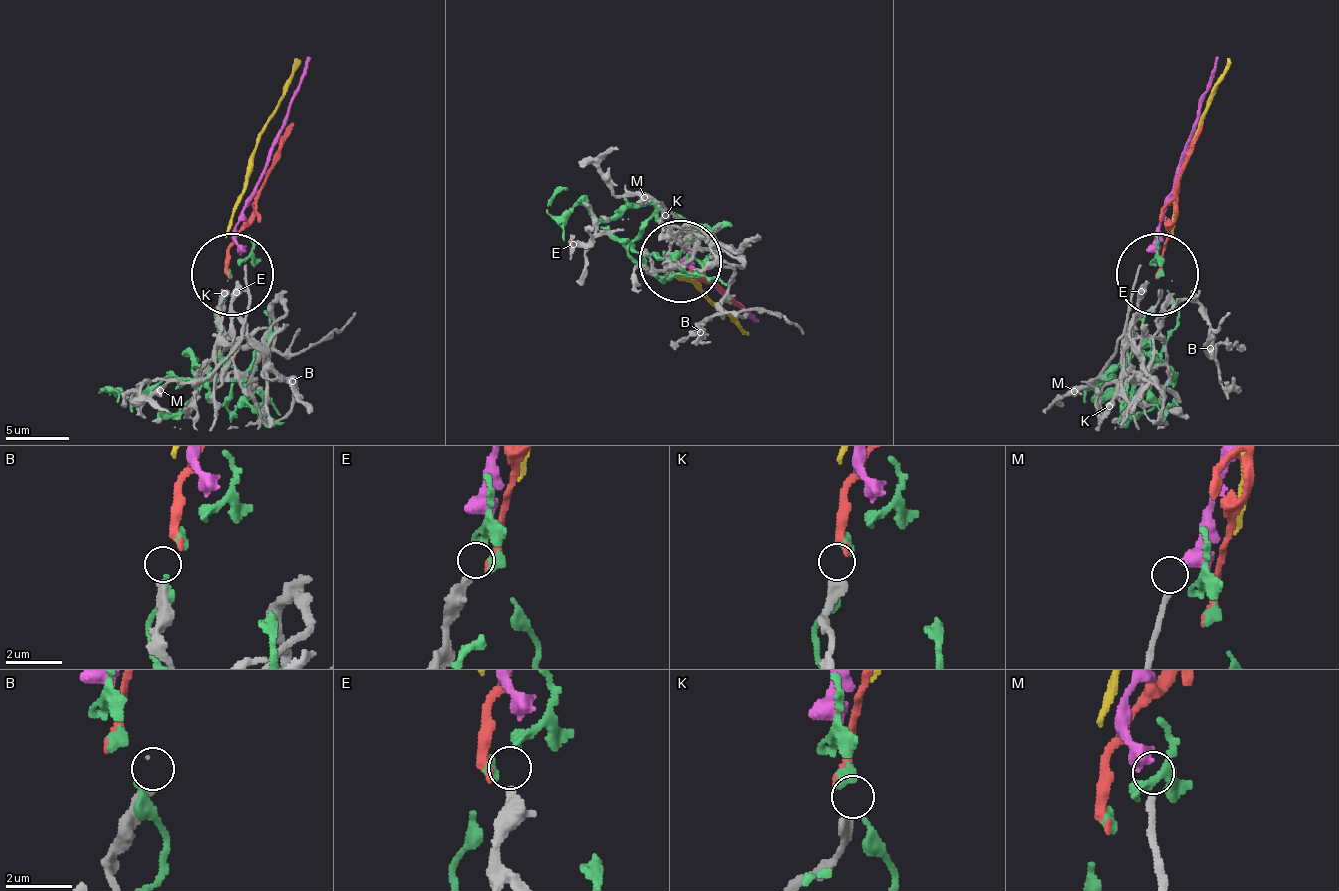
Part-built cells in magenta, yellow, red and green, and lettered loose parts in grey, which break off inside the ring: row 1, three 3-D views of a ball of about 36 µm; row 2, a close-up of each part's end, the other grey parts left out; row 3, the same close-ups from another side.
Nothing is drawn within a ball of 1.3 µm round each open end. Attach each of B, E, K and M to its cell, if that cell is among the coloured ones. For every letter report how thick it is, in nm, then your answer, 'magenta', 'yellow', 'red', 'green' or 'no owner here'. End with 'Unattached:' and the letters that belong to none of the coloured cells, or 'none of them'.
B: 20 nm | no owner here
E: 280 nm | no owner here
K: 360 nm | red
M: 200 nm | magenta
Unattached: B, E

